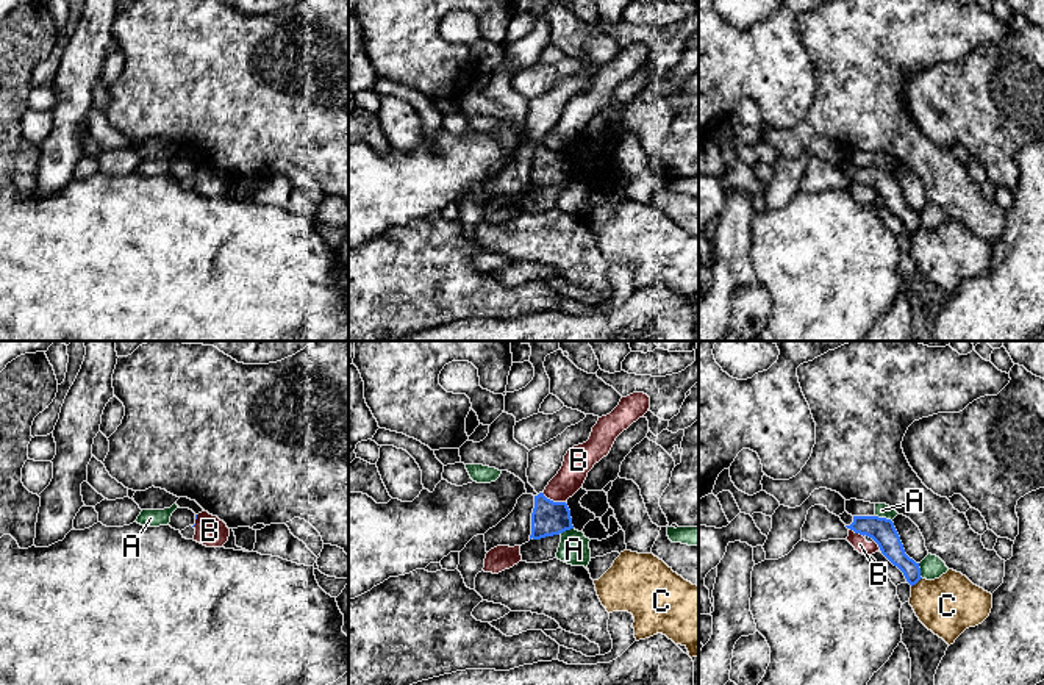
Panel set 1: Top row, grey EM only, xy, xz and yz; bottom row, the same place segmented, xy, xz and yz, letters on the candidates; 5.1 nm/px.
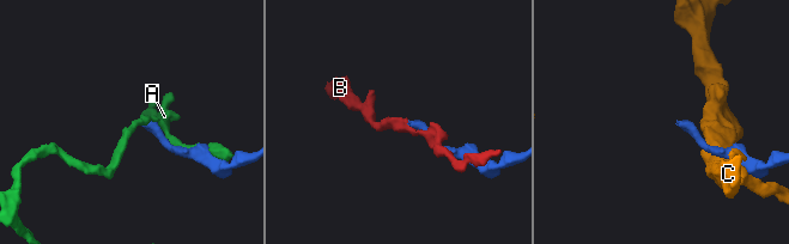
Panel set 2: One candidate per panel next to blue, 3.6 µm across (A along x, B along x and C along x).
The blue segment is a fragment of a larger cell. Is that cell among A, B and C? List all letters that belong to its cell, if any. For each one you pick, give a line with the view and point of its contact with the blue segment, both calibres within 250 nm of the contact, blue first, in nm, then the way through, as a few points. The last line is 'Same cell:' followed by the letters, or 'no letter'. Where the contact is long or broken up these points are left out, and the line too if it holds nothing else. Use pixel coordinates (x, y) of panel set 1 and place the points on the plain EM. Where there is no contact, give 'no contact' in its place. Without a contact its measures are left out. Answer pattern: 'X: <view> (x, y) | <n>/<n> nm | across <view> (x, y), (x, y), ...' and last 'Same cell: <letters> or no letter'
Same cell: no letter

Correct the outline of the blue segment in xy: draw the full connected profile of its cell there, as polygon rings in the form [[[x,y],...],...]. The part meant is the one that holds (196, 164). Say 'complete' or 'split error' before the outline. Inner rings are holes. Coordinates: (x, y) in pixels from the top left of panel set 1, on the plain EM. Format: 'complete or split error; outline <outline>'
split error; outline [[[177,158],[172,166],[169,175],[175,180],[184,180],[189,175],[194,175],[197,164],[189,158]]]

